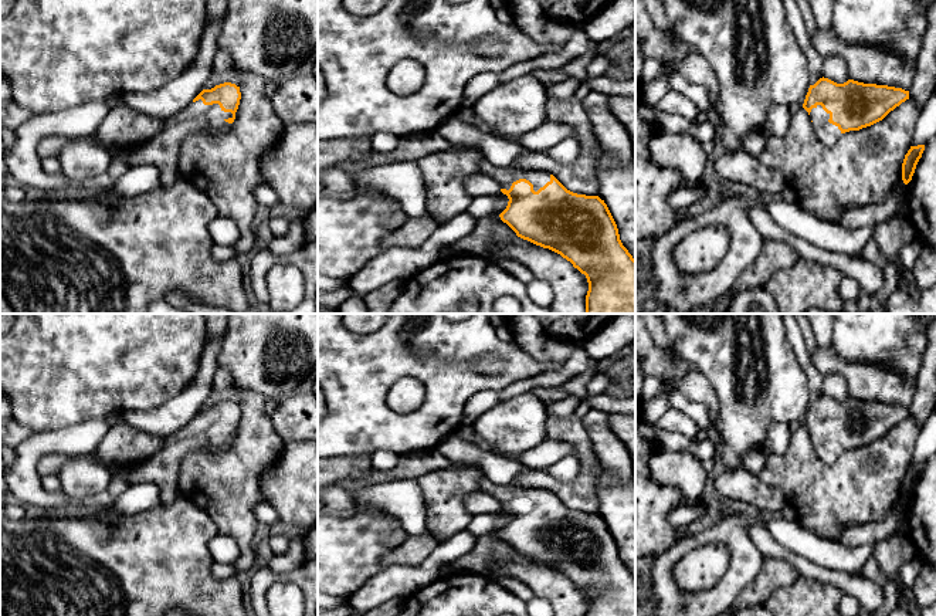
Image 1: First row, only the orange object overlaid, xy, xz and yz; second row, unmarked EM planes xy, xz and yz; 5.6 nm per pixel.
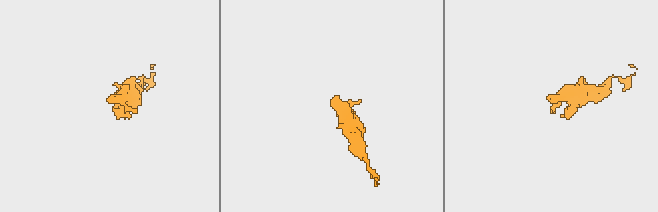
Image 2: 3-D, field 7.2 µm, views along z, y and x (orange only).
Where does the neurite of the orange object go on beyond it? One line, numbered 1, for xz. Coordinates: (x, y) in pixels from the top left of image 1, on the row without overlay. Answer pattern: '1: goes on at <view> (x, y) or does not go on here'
1: goes on at xz (505, 494)

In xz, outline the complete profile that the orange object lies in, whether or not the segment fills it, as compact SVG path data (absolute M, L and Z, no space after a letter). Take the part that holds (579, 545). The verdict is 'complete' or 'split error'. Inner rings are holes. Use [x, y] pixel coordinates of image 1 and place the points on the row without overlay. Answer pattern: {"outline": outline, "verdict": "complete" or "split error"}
{"outline": "M481 478L481 490L492 494L508 514L506 527L499 532L518 555L549 566L570 579L586 593L586 616L635 616L635 578L623 563L617 542L598 514L567 508L553 493L519 485L499 485Z", "verdict": "split error"}

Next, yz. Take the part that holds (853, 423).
{"outline": "M823 395L810 403L803 426L813 439L817 456L832 464L842 451L882 439L906 417L909 409L902 406L854 397L837 402Z", "verdict": "split error"}

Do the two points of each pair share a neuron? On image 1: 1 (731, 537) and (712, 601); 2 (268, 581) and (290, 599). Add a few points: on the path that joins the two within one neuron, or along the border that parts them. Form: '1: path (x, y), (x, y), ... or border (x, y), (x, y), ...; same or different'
1: path (736, 552), (736, 576), (728, 585); same
2: border (302, 589), (288, 582), (277, 582), (264, 601); different

